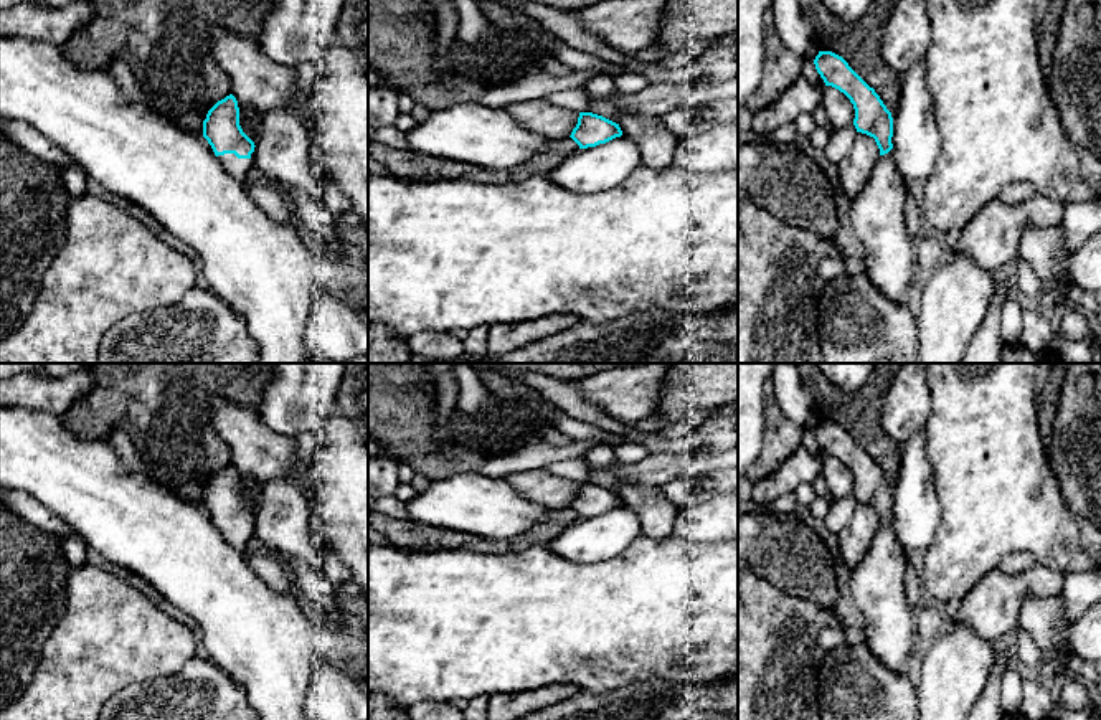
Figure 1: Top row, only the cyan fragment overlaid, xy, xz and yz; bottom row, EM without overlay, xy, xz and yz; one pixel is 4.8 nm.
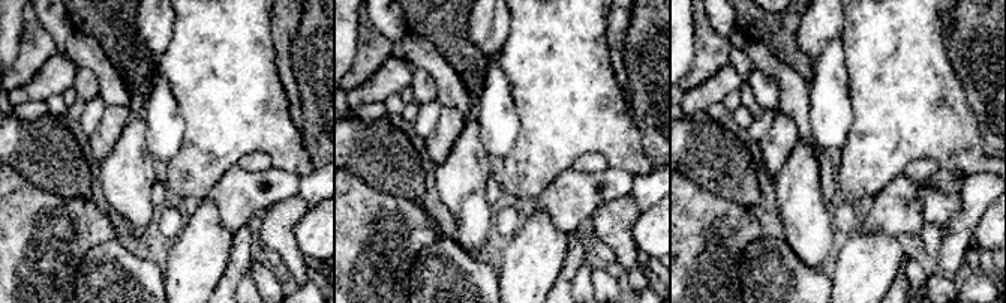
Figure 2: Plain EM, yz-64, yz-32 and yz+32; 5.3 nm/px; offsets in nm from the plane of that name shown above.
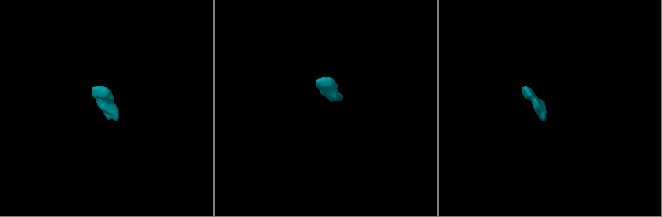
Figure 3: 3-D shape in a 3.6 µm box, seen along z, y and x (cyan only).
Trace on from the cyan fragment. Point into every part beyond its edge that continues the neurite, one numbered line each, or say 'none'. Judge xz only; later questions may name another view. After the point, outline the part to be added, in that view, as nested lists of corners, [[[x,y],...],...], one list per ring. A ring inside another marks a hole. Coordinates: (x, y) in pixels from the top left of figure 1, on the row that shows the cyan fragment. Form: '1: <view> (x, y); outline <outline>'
none

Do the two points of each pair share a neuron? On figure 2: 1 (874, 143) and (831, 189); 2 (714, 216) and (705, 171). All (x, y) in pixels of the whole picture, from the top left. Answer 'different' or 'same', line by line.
1: different
2: different

